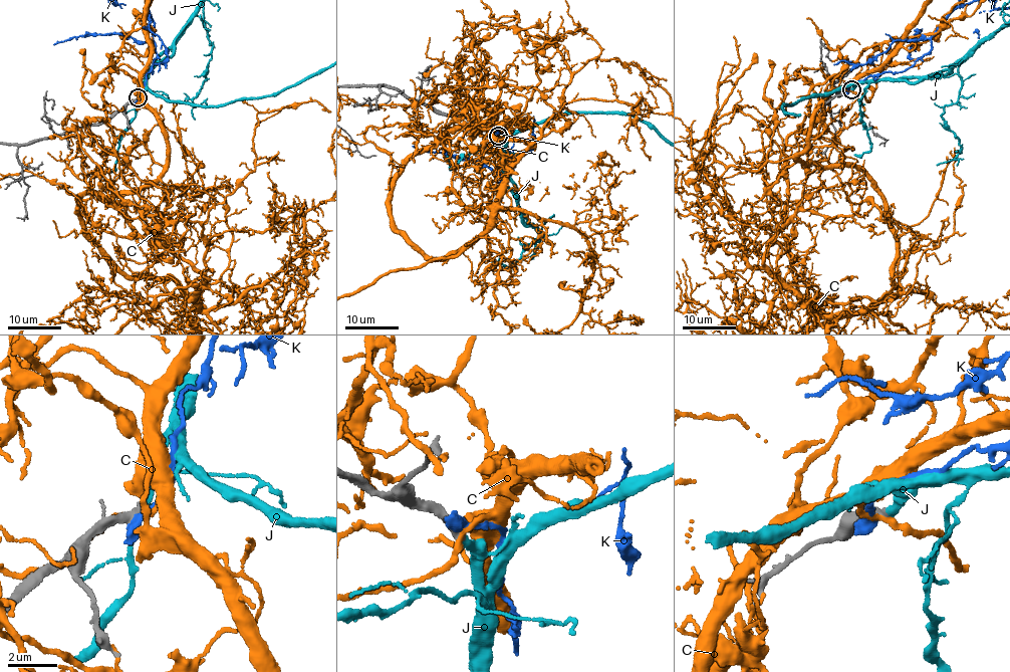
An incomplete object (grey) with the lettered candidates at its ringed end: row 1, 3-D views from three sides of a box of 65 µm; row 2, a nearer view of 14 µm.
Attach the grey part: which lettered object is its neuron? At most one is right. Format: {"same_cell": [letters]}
{"same_cell": ["J"]}

